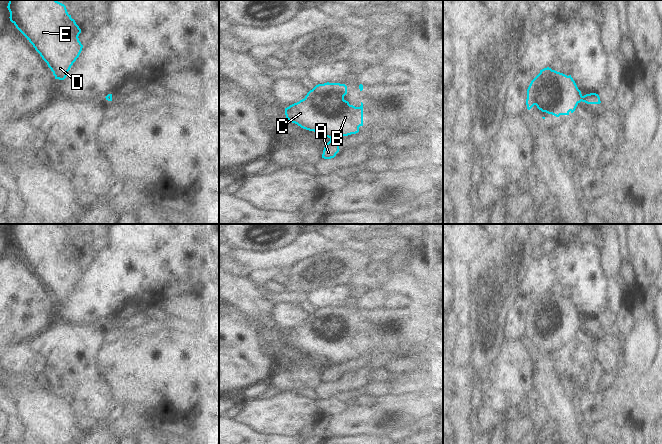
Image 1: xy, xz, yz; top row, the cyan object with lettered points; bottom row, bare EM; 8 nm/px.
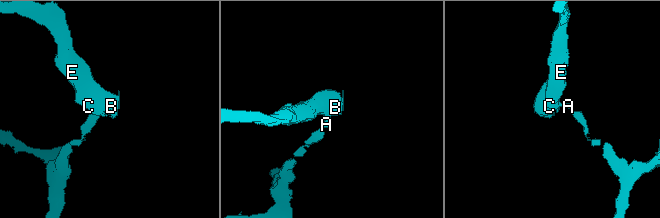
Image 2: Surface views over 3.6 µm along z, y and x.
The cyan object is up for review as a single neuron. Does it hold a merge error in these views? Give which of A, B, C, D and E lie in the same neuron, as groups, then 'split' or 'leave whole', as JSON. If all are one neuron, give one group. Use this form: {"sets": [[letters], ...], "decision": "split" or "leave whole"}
{"sets": [["A"], ["B", "C", "D", "E"]], "decision": "split"}

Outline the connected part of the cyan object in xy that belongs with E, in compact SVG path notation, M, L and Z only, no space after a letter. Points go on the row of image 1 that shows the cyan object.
M9 0L7 8L10 21L47 63L55 79L64 80L83 48L78 38L81 29L68 14L66 6L57 0Z

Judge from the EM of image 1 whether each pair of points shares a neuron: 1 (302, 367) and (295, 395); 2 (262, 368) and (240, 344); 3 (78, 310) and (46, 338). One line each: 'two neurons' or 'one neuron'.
1: two neurons
2: one neuron
3: two neurons

